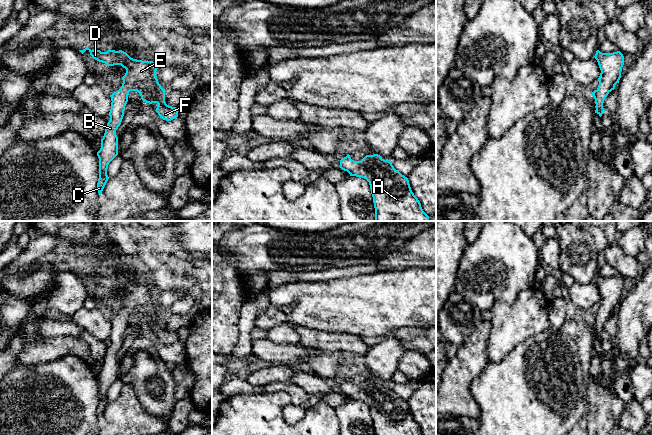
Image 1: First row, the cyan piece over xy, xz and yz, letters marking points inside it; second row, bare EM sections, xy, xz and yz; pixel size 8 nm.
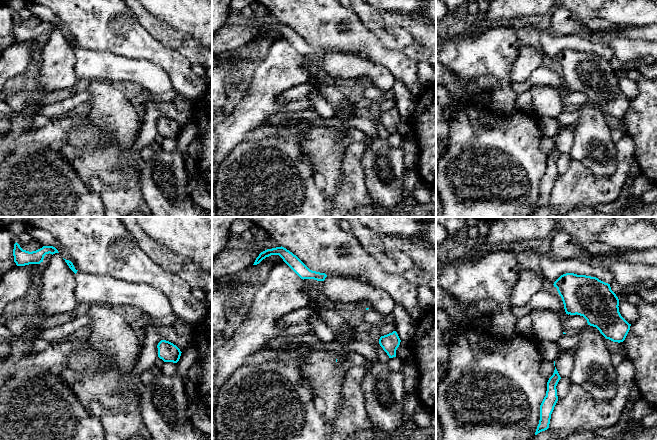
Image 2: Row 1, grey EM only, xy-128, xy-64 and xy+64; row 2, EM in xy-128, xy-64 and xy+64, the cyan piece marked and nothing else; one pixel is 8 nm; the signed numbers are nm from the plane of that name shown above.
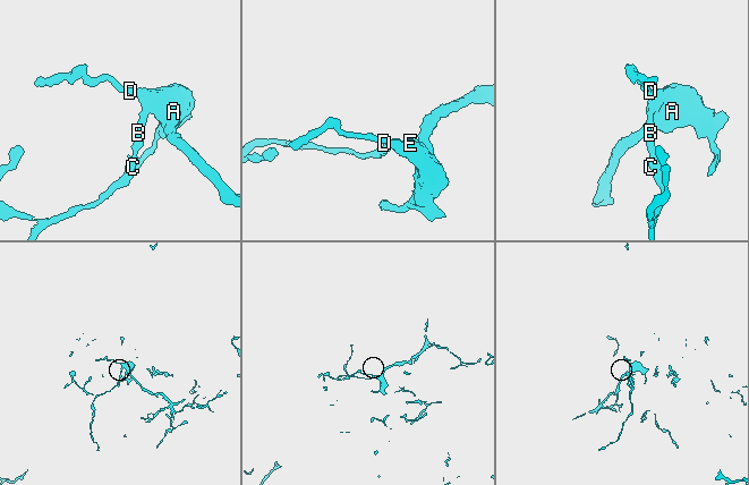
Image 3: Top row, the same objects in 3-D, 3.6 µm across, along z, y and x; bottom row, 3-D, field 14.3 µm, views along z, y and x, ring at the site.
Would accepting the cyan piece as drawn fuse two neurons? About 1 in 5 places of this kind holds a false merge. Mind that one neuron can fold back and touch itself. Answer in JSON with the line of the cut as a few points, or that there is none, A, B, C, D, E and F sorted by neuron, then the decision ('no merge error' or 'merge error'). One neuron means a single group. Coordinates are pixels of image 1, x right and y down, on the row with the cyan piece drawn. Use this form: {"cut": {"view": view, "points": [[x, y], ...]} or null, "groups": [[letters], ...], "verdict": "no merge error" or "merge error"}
{"cut": null, "groups": [["A", "B", "C", "D", "E", "F"]], "verdict": "no merge error"}

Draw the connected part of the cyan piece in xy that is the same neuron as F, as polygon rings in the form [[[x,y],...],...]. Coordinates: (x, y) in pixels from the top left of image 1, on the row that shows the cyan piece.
[[[85,48],[79,50],[82,54],[88,50],[93,59],[105,63],[108,66],[121,65],[126,69],[122,77],[123,83],[119,90],[111,97],[110,121],[107,123],[105,133],[101,139],[101,148],[97,152],[99,158],[99,179],[97,191],[101,195],[109,179],[107,169],[109,163],[118,155],[118,137],[116,130],[120,126],[125,106],[128,102],[130,91],[137,91],[143,102],[157,103],[156,112],[166,121],[178,117],[178,110],[165,102],[165,90],[158,82],[156,71],[158,67],[153,61],[142,61],[131,58],[126,52],[119,50],[108,50],[101,52],[97,49]]]

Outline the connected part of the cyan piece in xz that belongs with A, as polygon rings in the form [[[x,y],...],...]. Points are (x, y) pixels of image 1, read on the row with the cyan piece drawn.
[[[348,154],[340,160],[340,168],[350,176],[362,177],[369,182],[375,208],[375,221],[429,221],[429,216],[423,211],[421,203],[411,190],[409,180],[394,168],[390,160],[384,160],[380,155],[366,155],[361,161],[354,161]]]

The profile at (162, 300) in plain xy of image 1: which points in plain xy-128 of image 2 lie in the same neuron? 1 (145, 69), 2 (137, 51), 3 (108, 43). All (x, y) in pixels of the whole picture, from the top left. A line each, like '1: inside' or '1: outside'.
1: inside
2: outside
3: outside

